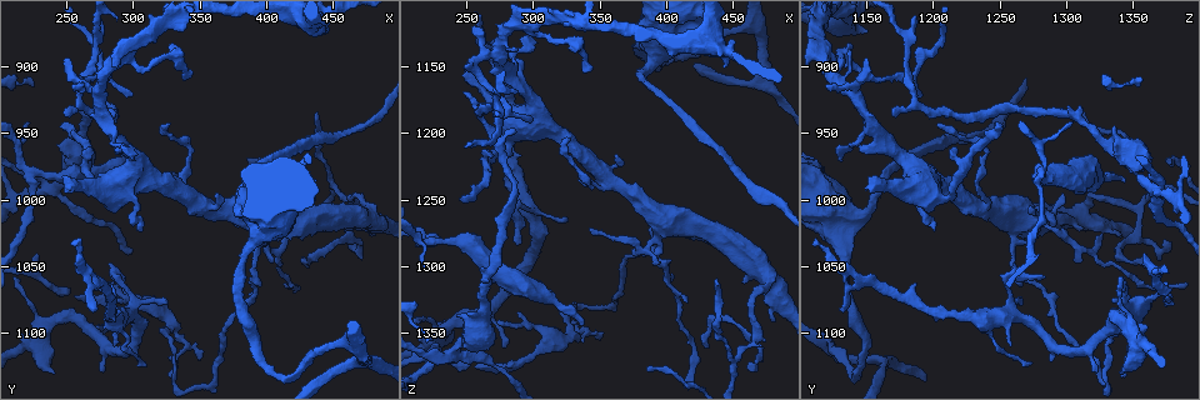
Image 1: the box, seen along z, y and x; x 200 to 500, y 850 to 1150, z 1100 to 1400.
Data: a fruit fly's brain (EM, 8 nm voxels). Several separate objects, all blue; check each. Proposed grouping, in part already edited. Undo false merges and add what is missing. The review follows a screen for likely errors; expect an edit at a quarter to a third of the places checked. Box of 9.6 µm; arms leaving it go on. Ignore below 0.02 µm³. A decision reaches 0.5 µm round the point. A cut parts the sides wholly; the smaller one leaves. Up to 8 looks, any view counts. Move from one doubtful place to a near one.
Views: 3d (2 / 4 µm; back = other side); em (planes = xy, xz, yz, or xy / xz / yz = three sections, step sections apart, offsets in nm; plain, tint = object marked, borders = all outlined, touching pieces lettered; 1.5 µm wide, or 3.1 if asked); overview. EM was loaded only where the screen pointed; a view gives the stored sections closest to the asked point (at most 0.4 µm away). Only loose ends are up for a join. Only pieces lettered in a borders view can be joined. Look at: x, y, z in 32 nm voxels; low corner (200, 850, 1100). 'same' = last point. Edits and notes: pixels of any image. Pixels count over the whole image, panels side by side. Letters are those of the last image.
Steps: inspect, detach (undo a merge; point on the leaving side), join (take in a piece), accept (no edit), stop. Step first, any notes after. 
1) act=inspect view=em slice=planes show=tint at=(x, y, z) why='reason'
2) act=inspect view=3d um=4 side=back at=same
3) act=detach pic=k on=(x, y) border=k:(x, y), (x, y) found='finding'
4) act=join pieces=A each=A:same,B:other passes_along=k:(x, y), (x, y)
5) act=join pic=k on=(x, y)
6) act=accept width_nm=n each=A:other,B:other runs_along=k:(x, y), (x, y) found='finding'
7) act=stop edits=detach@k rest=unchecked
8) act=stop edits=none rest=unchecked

act=inspect view=3d um=2 at=(452, 990, 1370) why='abrupt turn'

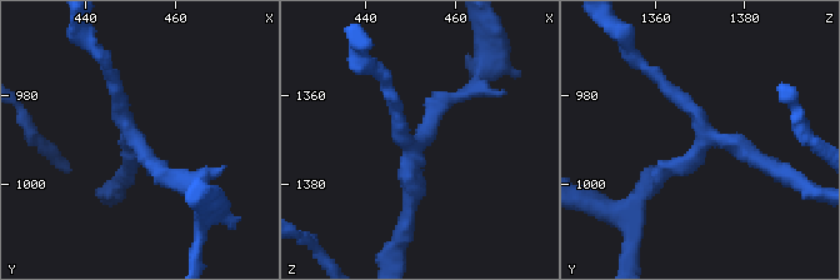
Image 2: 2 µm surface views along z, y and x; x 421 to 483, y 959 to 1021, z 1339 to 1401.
act=inspect view=em slice=xy step=8 show=tint at=(451, 989, 1370) why='need the tissue'

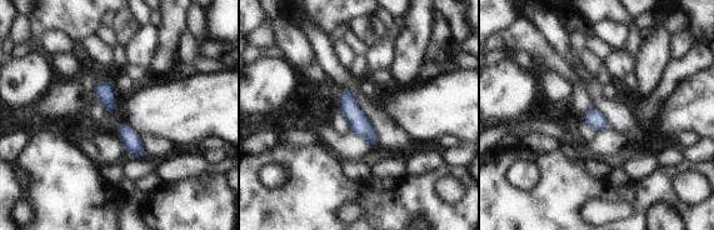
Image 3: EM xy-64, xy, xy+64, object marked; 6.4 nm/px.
act=inspect view=em slice=planes show=borders at=same

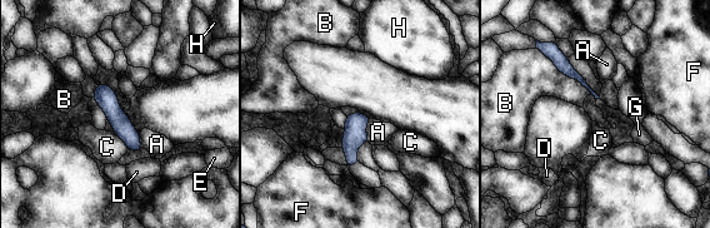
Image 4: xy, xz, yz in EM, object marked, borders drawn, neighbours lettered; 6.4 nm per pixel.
act=accept each=A:other,B:other,C:other,D:other,E:other,F:other,G:other,H:other border=4:(371, 119), (366, 125), (368, 142) found='one neuron here'

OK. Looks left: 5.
act=inspect view=em slice=yz step=8 show=tint at=(288, 1058, 1282) why='an open end'

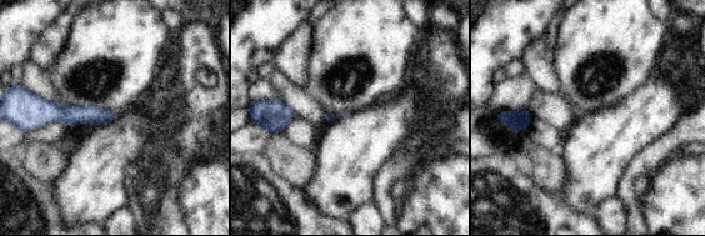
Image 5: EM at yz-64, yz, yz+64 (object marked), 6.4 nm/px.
act=inspect view=em slice=planes show=borders at=same why='cut it another way'

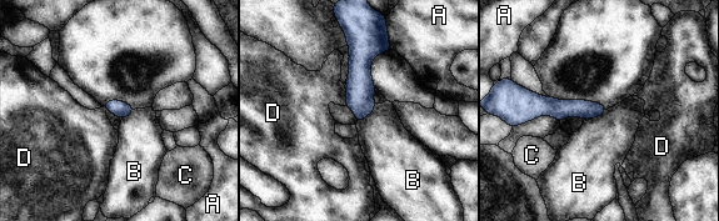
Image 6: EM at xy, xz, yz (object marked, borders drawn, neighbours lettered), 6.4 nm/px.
act=accept each=A:other,B:other,C:other,D:other border=6:(375, 104), (375, 108), (356, 122) found='no lettered piece goes on from it'

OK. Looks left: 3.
act=inspect view=3d um=2 at=(244, 990, 1362) why='looks like a crossing'

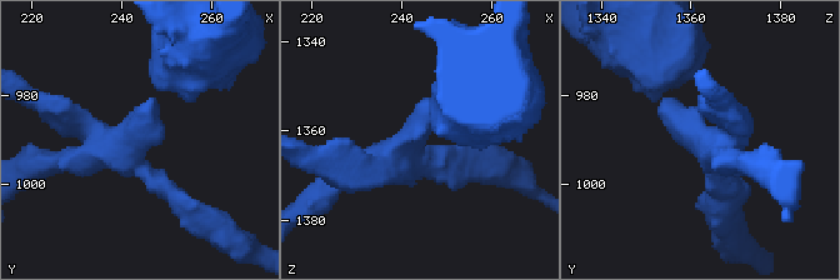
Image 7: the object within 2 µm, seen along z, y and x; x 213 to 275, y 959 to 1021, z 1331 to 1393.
act=inspect view=em slice=planes show=plain at=(243, 989, 1360) arms=4 why='now the EM'

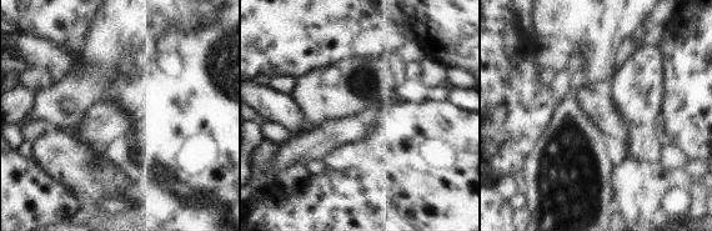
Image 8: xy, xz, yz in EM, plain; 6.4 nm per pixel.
act=inspect view=em slice=planes show=borders at=same why='what lies round it'

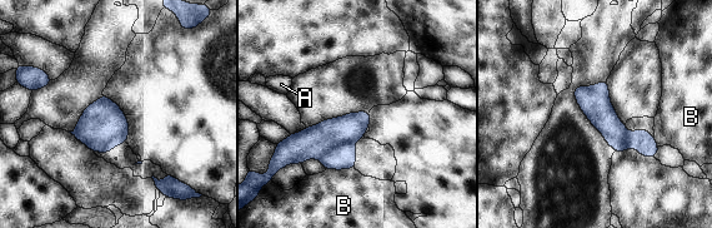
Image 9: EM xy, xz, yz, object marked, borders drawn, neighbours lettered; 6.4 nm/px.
act=detach pic=9 on=(341, 157) width_nm=170 each=A:other,B:other border=9:(354, 143), (336, 144), (317, 158) found='a second neuron is stuck on'

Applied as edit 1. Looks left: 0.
act=stop edits=detach@9 rest=unchecked

